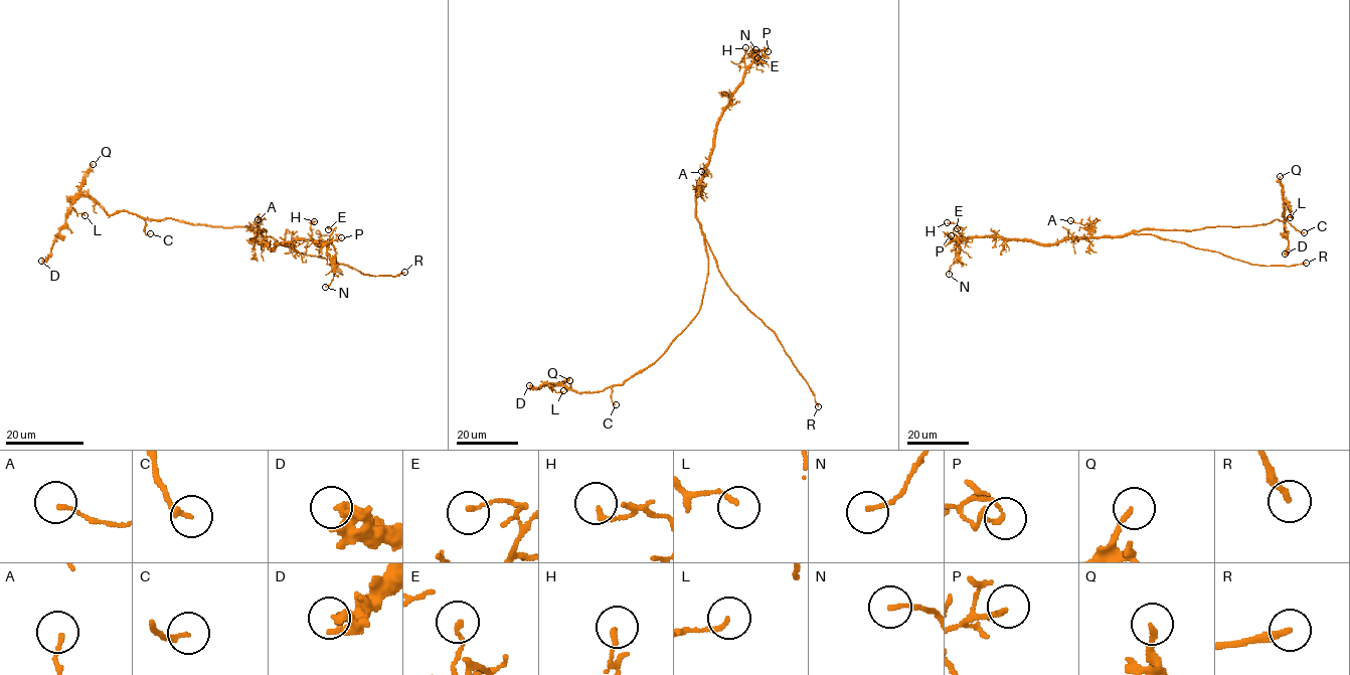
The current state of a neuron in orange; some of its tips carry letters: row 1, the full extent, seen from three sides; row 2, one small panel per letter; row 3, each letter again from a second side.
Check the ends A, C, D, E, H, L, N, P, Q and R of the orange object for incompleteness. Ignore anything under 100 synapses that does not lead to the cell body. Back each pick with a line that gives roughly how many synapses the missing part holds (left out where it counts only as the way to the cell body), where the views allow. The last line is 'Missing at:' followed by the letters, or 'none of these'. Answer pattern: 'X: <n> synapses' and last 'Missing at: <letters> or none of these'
Missing at: R

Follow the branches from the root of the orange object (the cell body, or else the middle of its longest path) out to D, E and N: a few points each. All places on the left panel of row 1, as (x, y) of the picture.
D: (265, 231), (147, 219), (128, 211), (108, 214), (80, 196), (51, 252), (41, 261)
E: (265, 231), (251, 239), (262, 241), (273, 249), (280, 243), (298, 239), (328, 242), (333, 231), (328, 229)
N: (265, 231), (251, 239), (272, 249), (298, 239), (316, 239), (325, 245), (336, 271), (325, 287)

